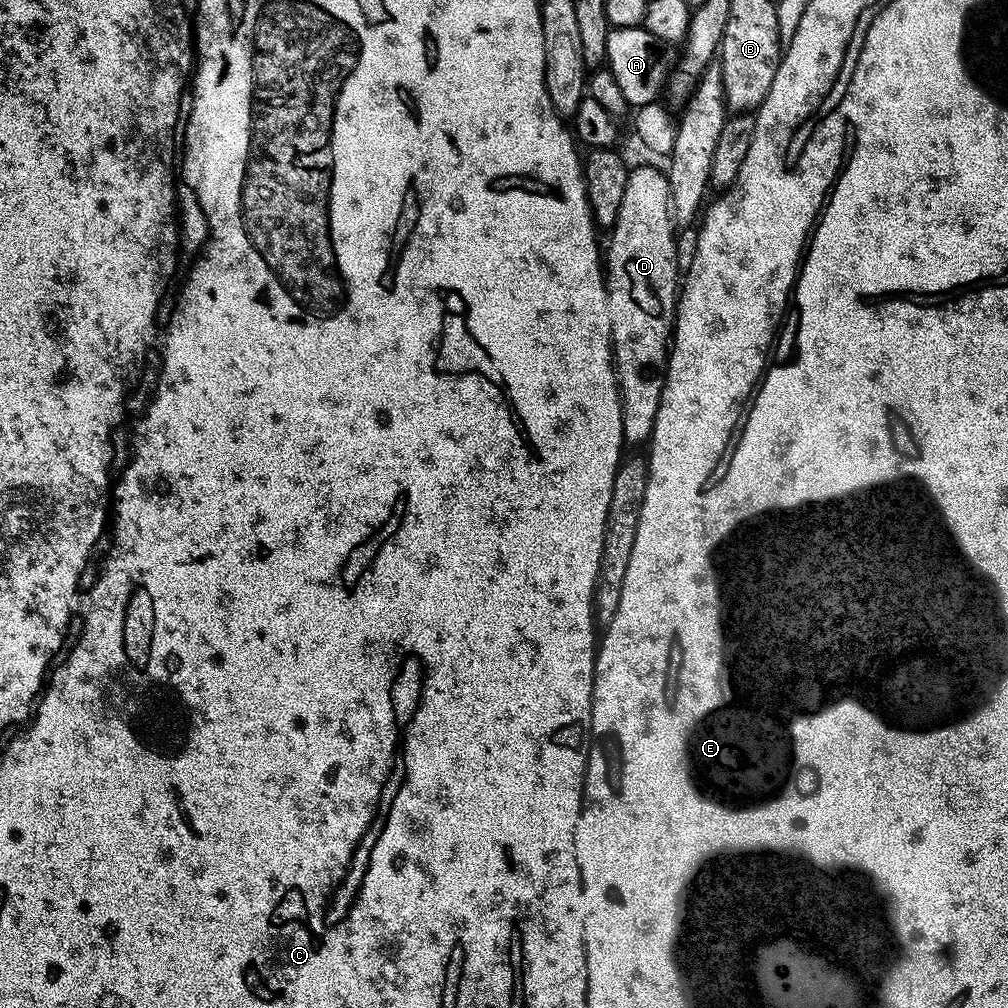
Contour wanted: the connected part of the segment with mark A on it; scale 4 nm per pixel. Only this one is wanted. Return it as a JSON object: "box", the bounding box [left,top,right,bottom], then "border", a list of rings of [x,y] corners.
{"box":[606,26,674,106],"border":[[[643,26],[638,28],[613,28],[606,42],[608,58],[606,68],[612,72],[618,87],[625,95],[630,106],[654,104],[661,99],[670,73],[674,68],[673,49],[664,44],[654,34],[650,34]]]}

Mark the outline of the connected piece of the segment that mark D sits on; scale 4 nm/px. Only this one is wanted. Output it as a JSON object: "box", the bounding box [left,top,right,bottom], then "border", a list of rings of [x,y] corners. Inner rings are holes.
{"box":[606,167,678,446],"border":[[[633,167],[616,225],[610,230],[612,241],[606,244],[612,359],[620,383],[624,438],[629,445],[644,446],[651,441],[664,389],[678,303],[675,230],[667,175],[661,169]]]}

